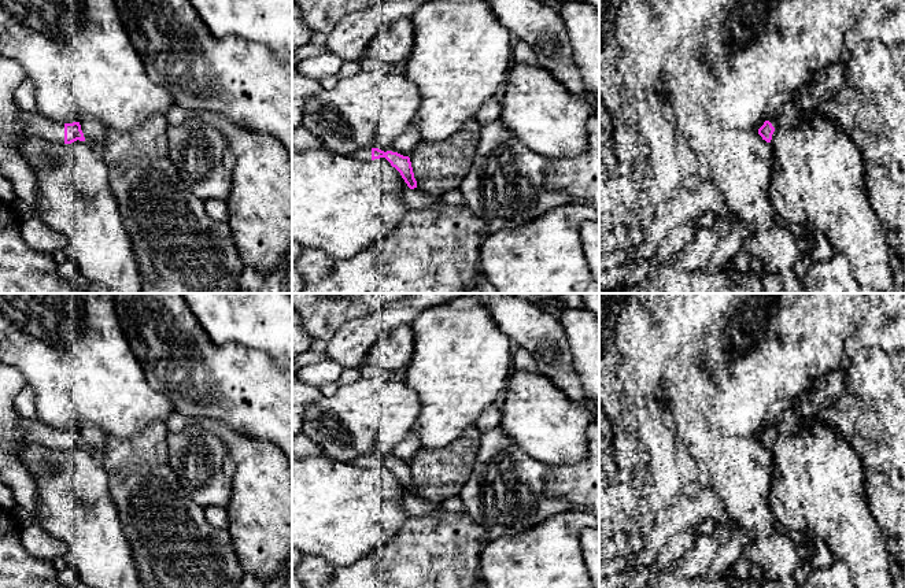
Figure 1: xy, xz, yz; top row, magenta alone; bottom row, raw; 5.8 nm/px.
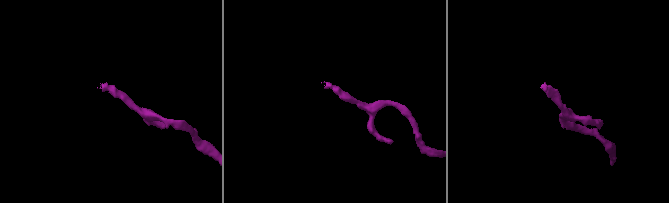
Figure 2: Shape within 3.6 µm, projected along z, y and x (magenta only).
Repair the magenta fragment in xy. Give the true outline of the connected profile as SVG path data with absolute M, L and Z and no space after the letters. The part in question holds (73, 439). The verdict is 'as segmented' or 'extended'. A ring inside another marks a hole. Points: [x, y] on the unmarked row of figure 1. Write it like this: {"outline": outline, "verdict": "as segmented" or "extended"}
{"outline": "M18 413L18 426L23 440L30 444L45 445L51 450L71 451L85 448L80 429L63 430L43 424L38 418L29 419Z", "verdict": "extended"}

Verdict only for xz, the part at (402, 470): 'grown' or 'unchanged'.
grown

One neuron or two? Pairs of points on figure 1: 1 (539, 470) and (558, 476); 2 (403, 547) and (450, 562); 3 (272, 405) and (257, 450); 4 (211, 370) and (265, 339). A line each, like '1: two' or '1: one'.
1: two
2: one
3: two
4: two

